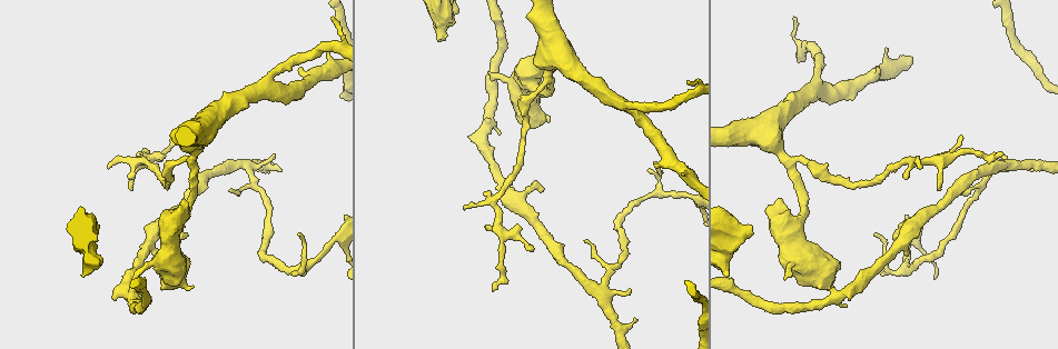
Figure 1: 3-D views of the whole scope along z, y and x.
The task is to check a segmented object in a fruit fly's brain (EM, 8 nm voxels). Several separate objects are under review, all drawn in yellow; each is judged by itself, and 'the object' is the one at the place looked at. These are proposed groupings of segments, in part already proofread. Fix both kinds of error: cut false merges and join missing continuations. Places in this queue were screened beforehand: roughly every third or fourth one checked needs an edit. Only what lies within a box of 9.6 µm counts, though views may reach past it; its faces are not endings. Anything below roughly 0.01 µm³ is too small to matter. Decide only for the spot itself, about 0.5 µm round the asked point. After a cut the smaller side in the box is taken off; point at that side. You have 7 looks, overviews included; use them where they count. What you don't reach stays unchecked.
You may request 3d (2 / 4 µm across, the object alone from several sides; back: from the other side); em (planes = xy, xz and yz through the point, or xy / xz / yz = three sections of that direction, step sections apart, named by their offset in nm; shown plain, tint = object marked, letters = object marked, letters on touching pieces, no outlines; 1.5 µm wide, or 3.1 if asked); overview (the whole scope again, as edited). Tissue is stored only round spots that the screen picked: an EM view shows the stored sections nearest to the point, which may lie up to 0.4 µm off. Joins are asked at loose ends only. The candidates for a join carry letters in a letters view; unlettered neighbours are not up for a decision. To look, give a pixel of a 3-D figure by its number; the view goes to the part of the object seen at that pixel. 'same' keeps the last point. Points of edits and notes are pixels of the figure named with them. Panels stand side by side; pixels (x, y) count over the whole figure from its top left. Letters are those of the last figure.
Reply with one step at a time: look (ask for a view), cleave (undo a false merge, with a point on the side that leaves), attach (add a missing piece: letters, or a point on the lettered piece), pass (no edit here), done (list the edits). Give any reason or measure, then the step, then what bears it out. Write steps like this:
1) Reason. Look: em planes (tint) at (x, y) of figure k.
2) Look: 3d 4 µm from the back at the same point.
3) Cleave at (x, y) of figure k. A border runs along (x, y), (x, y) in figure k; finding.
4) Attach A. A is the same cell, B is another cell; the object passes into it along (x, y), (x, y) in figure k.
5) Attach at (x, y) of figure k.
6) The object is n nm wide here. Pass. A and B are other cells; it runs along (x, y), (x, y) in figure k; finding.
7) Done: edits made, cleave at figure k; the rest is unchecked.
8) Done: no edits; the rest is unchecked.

Branch stops here. Look: 3d 2 µm from the back at (438, 39) of figure 1.

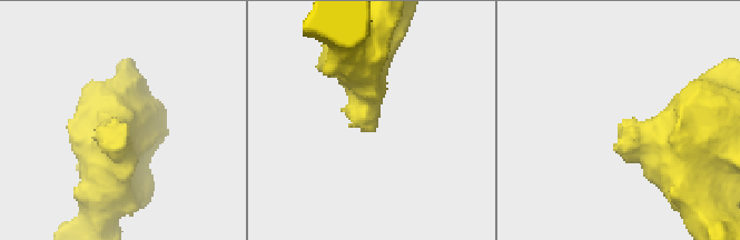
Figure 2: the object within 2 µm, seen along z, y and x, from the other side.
Shape alone is not enough. Look: em planes (letters) at (374, 130) of figure 2.

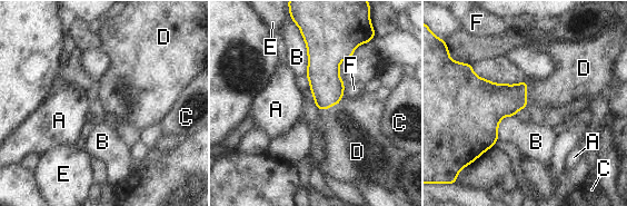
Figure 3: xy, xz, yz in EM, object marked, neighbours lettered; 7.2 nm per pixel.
Attach D. D is the same cell, A, B, C, E and F are other cells; the object passes into it along (322, 71), (332, 104), (350, 130) in figure 3; it goes on there.

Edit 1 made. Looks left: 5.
Redraw. Look: overview.

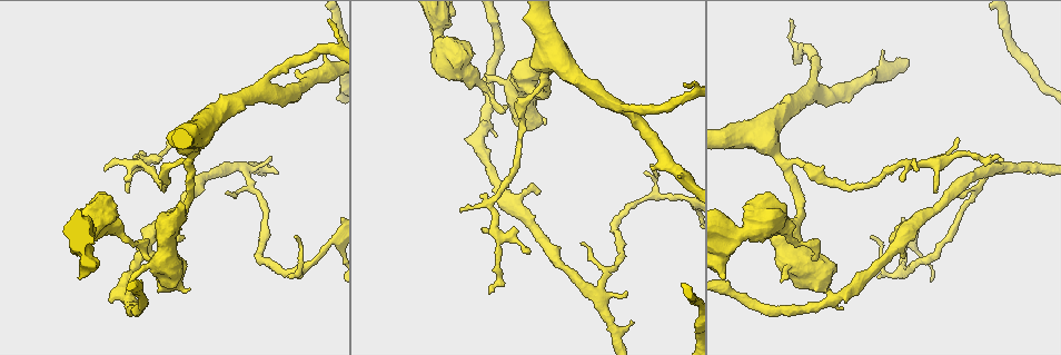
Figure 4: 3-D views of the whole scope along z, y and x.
Free end. Look: em planes (plain) at (624, 292) of figure 4.

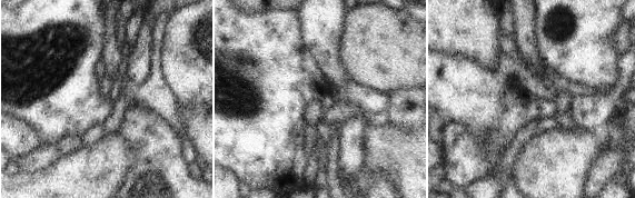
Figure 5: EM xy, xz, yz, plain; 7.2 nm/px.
Where the object lies. Look: em planes (tint) at the same point.

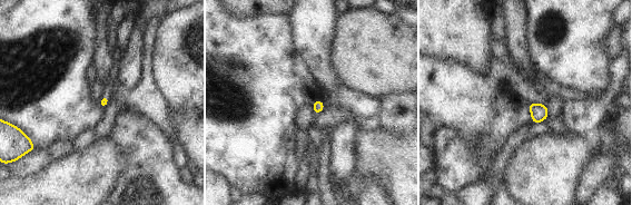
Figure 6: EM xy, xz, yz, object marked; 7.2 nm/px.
Look: em planes (letters) at the same point.

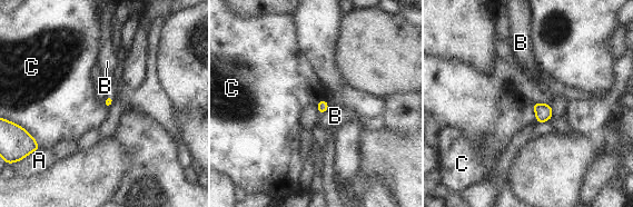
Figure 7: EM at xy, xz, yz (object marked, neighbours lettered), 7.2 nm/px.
Pass. A, B and C are other cells; a border runs along (532, 104), (536, 120) in figure 7; no lettered piece goes on from it.

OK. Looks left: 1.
Done: edits made, attach at figure 3; the rest is unchecked.

